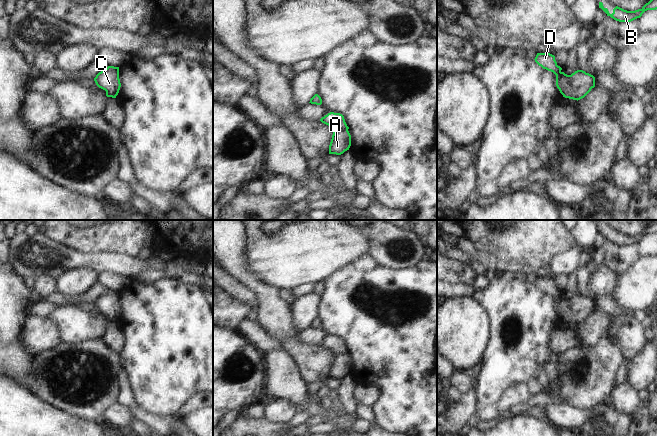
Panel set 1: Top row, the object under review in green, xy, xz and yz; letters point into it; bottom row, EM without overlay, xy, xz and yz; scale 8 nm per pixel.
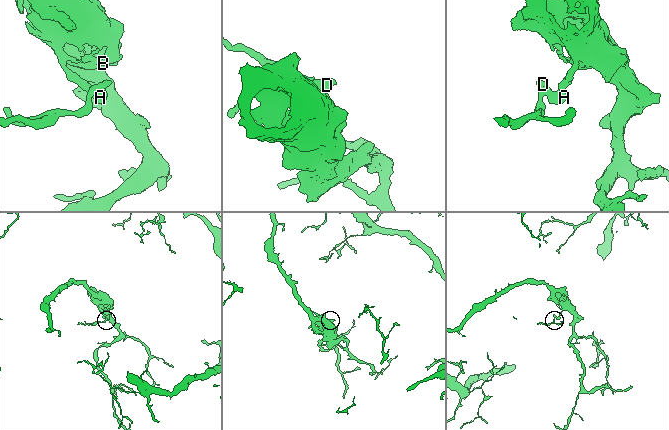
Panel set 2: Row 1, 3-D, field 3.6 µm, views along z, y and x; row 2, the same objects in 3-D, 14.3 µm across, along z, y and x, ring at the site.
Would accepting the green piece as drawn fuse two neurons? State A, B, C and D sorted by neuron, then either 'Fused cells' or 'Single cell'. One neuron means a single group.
Groups: A B C D. Single cell

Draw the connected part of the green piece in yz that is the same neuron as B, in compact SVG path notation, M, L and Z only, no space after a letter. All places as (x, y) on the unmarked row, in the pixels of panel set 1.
M654 220L648 227L646 227L641 233L635 235L627 235L618 230L613 233L613 237L610 238L608 233L603 230L602 226L599 226L599 232L601 232L607 240L610 240L619 246L631 246L637 242L640 242L642 238L647 234L657 233L657 220Z

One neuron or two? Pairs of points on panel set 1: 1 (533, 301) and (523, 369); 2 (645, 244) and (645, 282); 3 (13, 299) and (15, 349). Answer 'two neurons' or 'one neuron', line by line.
1: one neuron
2: two neurons
3: one neuron

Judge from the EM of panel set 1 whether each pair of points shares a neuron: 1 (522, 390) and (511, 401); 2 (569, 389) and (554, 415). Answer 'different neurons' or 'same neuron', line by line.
1: same neuron
2: different neurons

